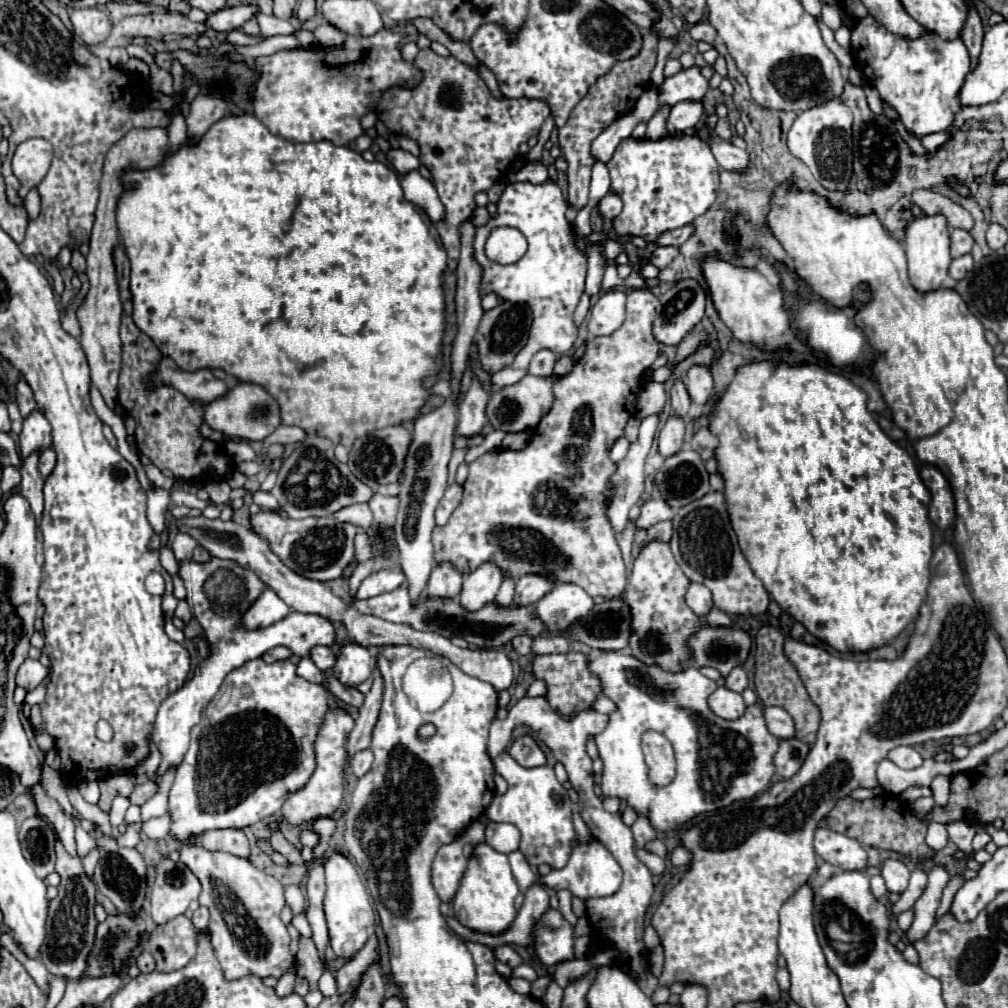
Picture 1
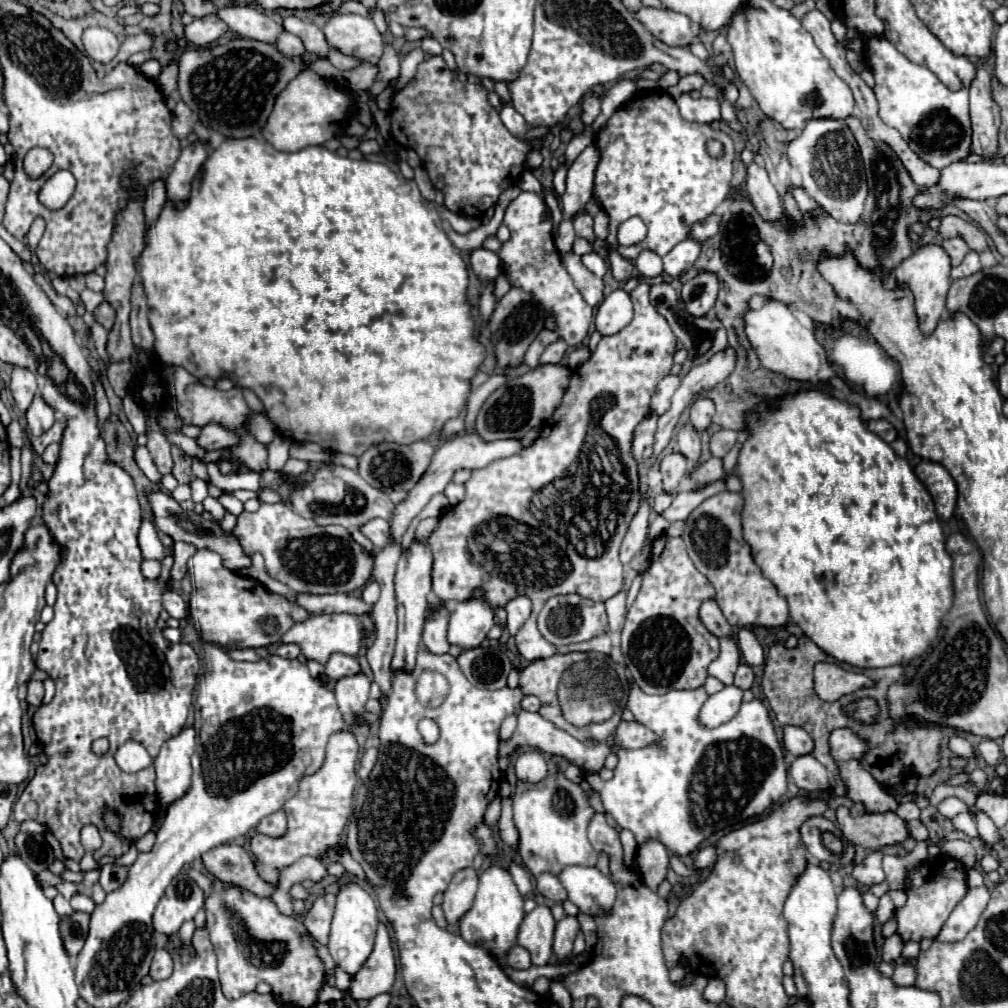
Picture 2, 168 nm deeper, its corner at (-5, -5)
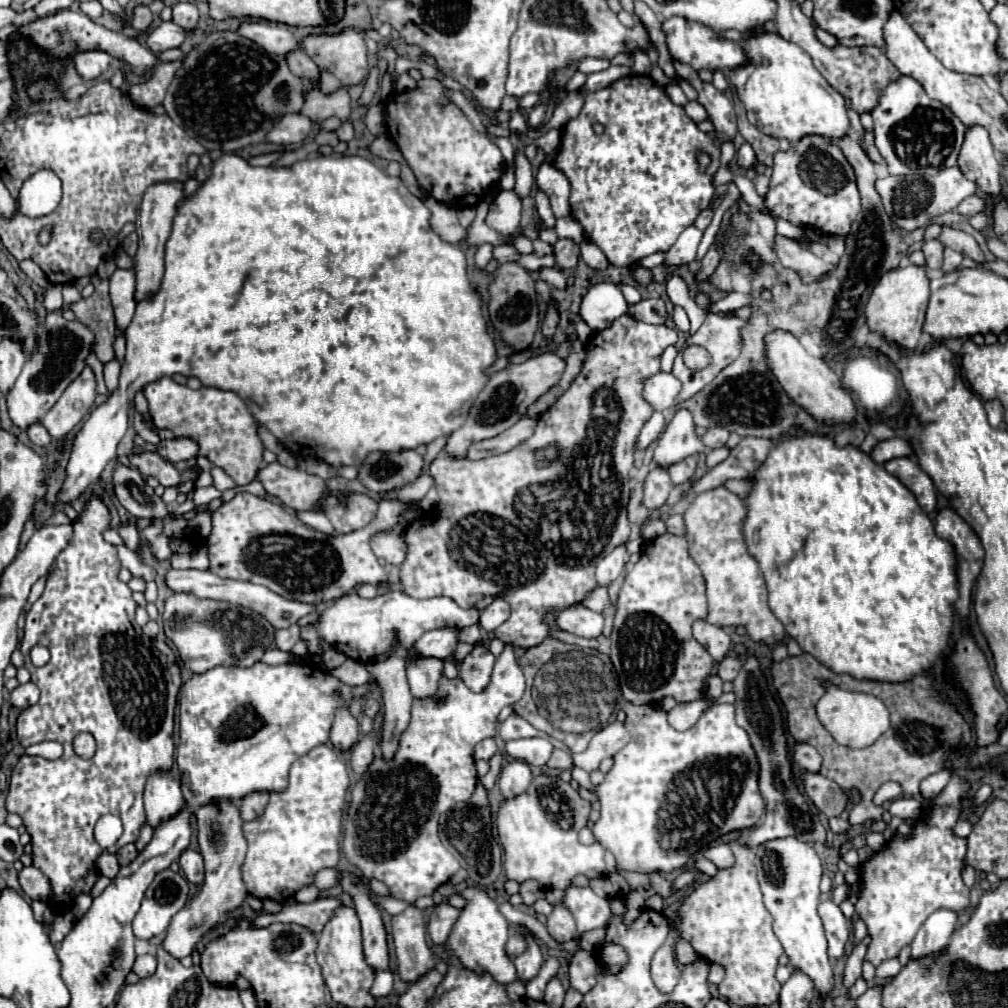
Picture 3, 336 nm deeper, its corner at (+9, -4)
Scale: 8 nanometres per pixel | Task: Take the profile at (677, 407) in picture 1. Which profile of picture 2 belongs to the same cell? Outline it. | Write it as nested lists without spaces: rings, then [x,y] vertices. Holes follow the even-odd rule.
[[[686,423],[678,433],[678,451],[684,453],[694,463],[700,457],[700,433],[696,429],[692,429],[690,423]]]

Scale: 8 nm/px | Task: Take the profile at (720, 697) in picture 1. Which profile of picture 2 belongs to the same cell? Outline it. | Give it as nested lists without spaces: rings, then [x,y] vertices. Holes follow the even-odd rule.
[[[734,685],[710,695],[710,699],[700,709],[700,723],[706,727],[718,727],[730,721],[742,705],[742,691]]]

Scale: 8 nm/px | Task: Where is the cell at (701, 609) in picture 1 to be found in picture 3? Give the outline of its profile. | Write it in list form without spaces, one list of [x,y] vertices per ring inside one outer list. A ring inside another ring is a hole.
[[[698,620],[698,622],[694,622],[694,638],[710,652],[710,656],[714,660],[712,674],[716,674],[718,664],[724,660],[724,656],[730,650],[730,636],[722,628],[712,626],[706,620]]]

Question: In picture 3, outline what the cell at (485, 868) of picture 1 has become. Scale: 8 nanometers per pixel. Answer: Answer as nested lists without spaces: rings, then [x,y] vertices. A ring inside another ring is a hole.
[[[466,888],[460,892],[466,898],[466,906],[460,912],[458,922],[448,940],[448,948],[458,956],[464,968],[470,968],[476,974],[490,972],[498,984],[510,984],[516,980],[516,968],[506,956],[506,940],[510,936],[510,924],[500,914],[498,904],[480,888]]]

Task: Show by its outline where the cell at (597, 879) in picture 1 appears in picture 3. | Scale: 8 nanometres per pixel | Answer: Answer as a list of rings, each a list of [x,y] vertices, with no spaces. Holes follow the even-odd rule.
[[[570,886],[566,890],[564,906],[574,914],[580,934],[604,926],[606,920],[610,918],[608,900],[600,898],[590,888],[574,888],[574,886]]]

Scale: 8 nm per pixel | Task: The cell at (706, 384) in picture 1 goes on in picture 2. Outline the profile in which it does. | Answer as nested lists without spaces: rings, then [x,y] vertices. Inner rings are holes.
[[[698,397],[690,407],[690,423],[702,431],[710,427],[710,419],[714,415],[714,401],[708,397]]]

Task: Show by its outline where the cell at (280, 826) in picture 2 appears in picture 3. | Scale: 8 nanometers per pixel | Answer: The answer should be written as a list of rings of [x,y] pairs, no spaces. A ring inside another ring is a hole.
[[[250,792],[250,796],[244,796],[244,798],[238,802],[242,820],[252,820],[252,818],[256,818],[258,814],[264,812],[266,804],[268,804],[268,794],[266,794],[266,792]]]

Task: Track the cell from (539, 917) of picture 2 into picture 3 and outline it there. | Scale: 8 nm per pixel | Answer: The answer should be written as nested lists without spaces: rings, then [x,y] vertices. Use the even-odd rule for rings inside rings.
[[[526,936],[526,938],[528,938],[528,950],[526,950],[522,956],[518,956],[518,958],[514,960],[518,978],[520,978],[522,984],[528,984],[528,982],[538,974],[542,962],[544,962],[544,960],[542,960],[540,946],[538,946],[530,936]]]

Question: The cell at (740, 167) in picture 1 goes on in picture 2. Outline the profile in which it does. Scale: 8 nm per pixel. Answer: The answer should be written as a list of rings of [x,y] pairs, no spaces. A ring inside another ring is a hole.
[[[754,161],[748,165],[748,171],[746,171],[746,191],[748,191],[748,197],[752,199],[754,207],[758,209],[758,213],[764,219],[774,221],[774,219],[786,217],[780,195],[776,193],[774,185],[770,183],[768,173],[764,171],[764,167],[756,165]]]

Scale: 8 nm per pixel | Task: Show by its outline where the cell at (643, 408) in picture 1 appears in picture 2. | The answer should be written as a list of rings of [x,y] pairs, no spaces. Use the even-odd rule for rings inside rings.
[[[666,375],[658,383],[658,387],[656,387],[654,395],[652,395],[652,403],[650,403],[650,409],[652,409],[654,415],[662,415],[662,413],[668,411],[670,399],[672,399],[672,395],[674,395],[678,385],[680,385],[680,377],[678,375]]]

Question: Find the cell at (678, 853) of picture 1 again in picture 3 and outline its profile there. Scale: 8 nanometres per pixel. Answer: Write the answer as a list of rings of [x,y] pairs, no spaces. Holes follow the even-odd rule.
[[[720,844],[720,846],[712,846],[704,852],[704,858],[712,860],[718,868],[730,868],[734,864],[734,852],[728,844]]]

